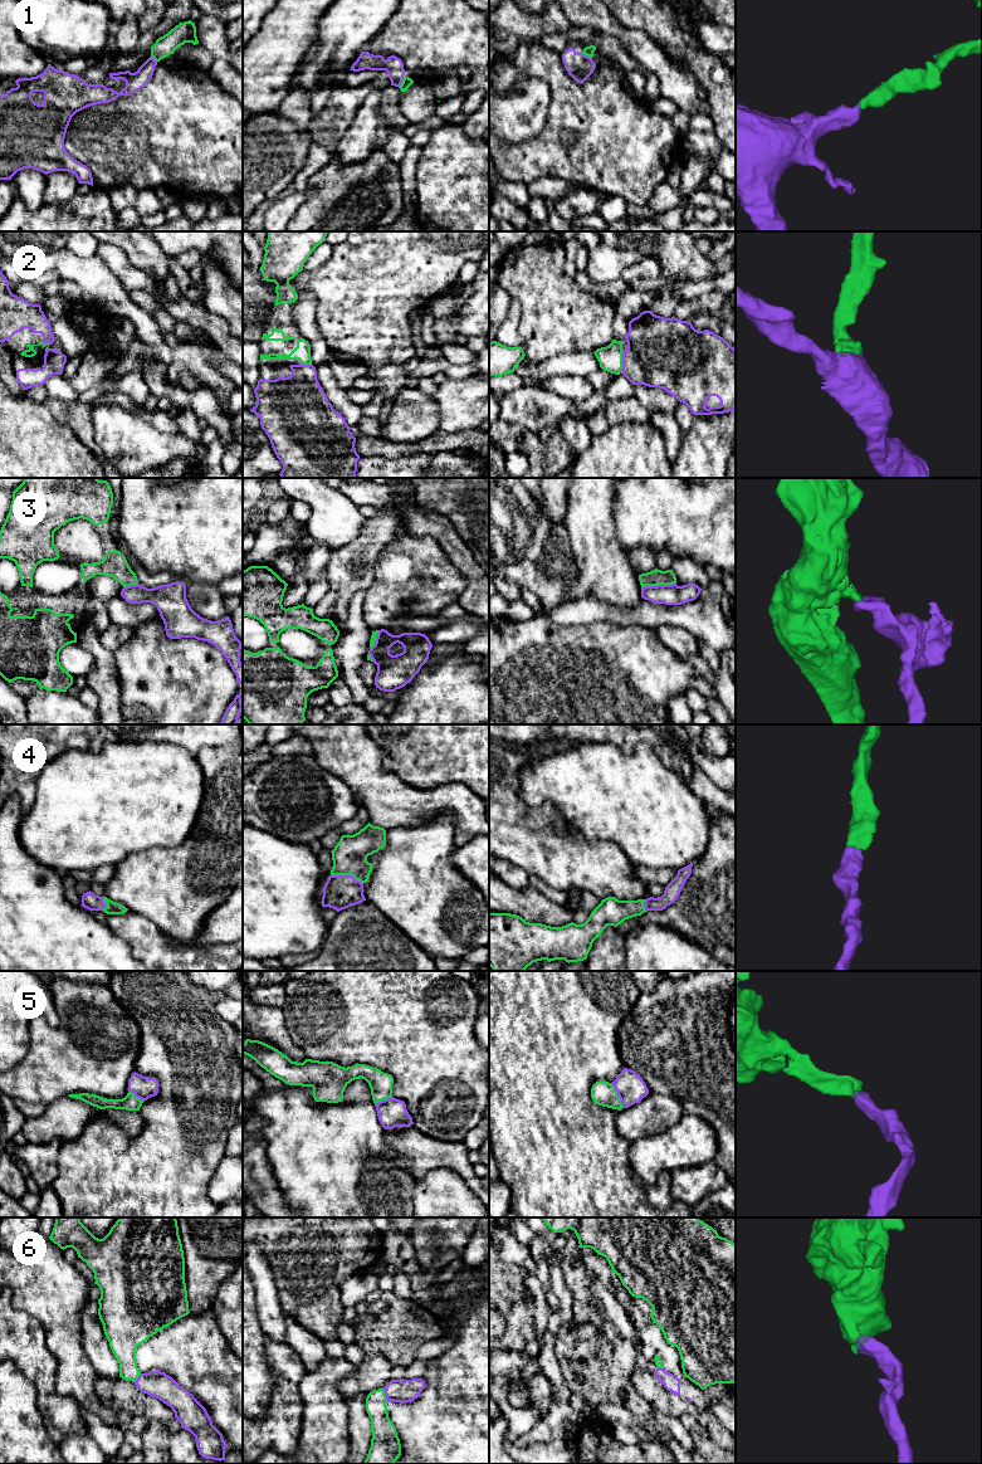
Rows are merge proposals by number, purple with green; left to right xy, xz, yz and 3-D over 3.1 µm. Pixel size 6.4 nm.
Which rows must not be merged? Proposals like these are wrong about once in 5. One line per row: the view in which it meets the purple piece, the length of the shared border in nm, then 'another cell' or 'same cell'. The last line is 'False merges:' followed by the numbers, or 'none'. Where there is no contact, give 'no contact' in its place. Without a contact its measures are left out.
1: contact in xz; length 80 nm; same cell
2: contact in yz; length 120 nm; same cell
3: contact in yz; length 220 nm; another cell
4: contact in xz; length 220 nm; same cell
5: contact in yz; length 180 nm; same cell
6: contact in xz; length 90 nm; same cell
False merges: 3

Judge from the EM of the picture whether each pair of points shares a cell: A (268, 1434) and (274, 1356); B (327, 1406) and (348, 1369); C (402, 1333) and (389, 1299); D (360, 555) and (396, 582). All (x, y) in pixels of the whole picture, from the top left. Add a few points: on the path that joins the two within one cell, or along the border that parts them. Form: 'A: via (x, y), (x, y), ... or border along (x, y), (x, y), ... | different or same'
A: via (282, 1415), (286, 1387), (292, 1381), (287, 1375) | same
B: via (327, 1395), (327, 1384), (337, 1374) | same
C: via (394, 1325), (391, 1322), (391, 1308) | same
D: border along (392, 541), (381, 552), (366, 590) | different

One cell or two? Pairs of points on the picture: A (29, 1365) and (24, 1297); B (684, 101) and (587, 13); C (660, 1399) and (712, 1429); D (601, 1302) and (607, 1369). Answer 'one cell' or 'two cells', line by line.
A: two cells
B: one cell
C: one cell
D: two cells

